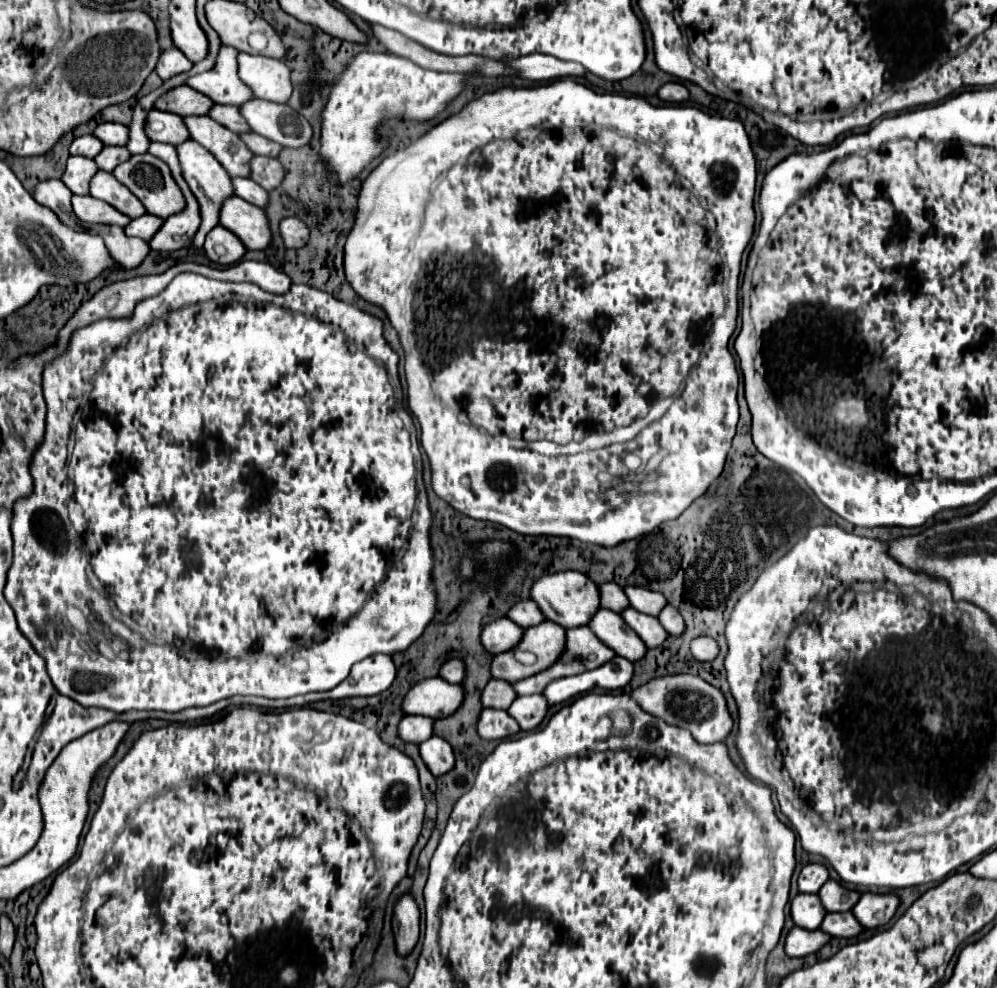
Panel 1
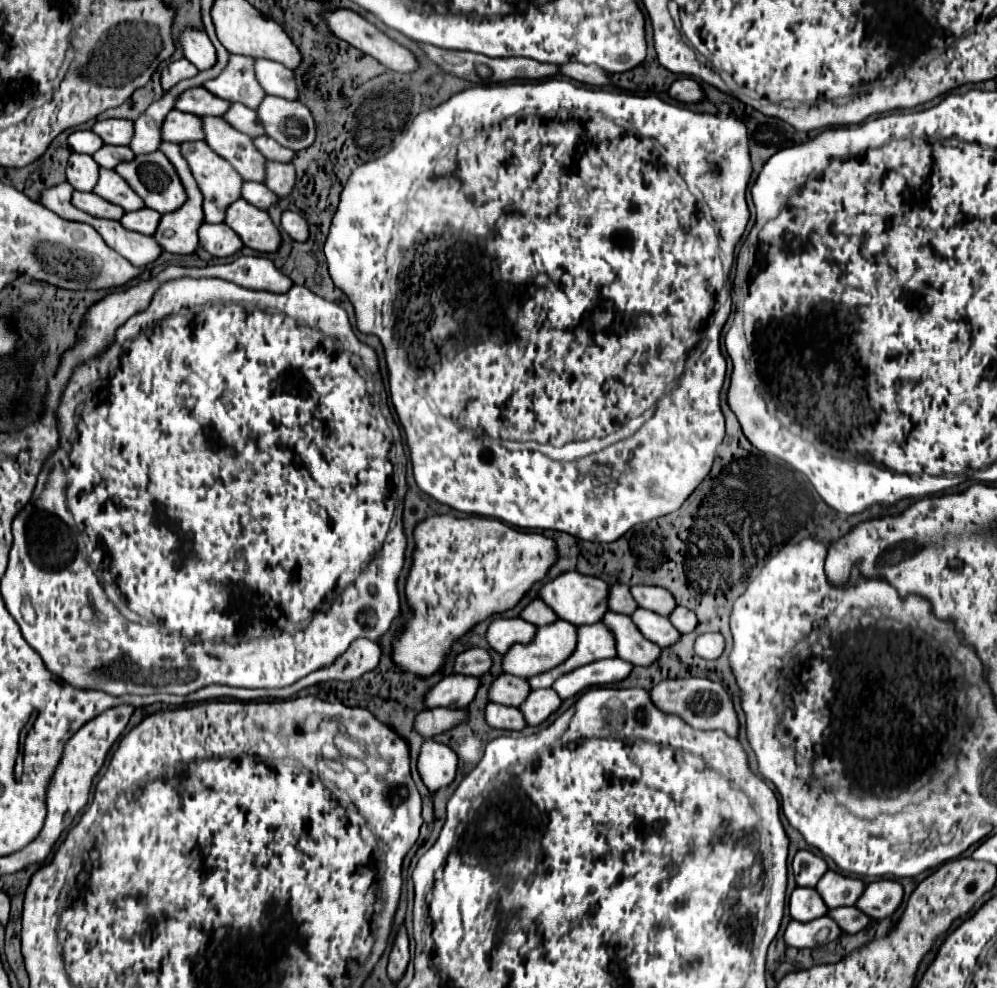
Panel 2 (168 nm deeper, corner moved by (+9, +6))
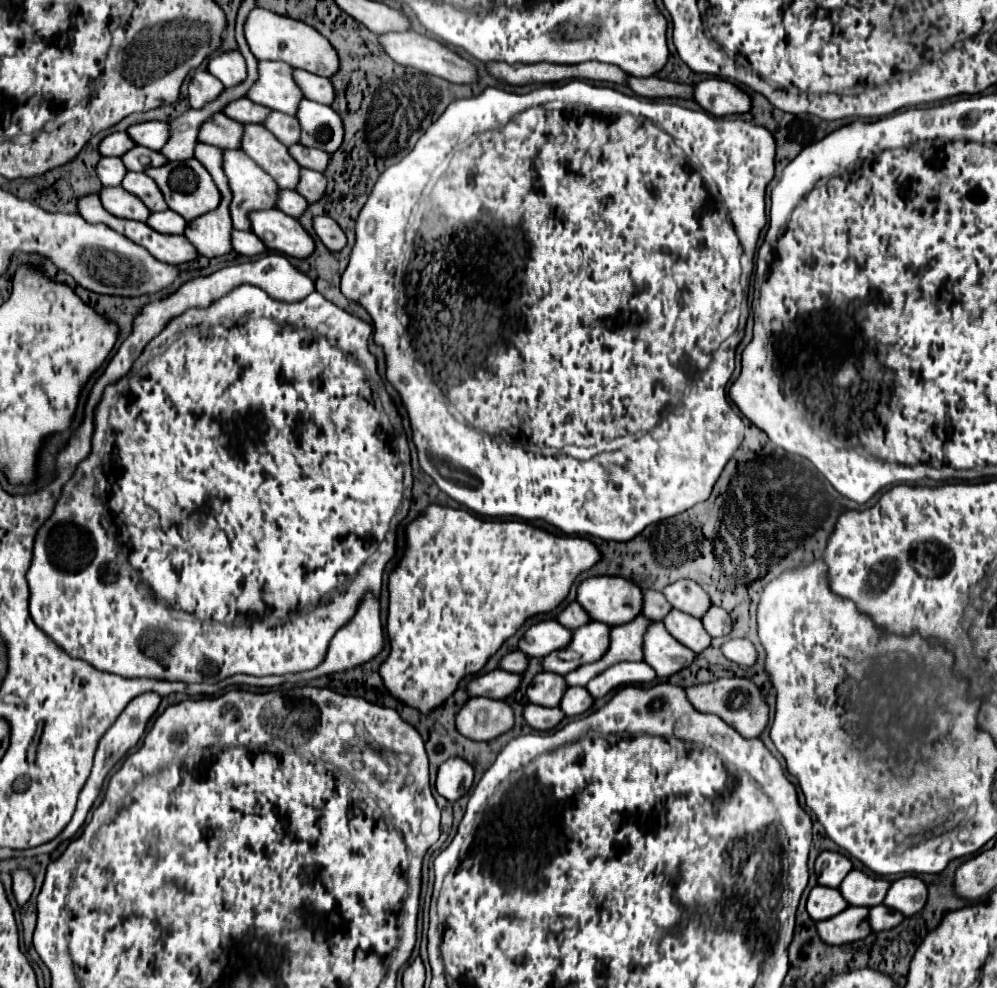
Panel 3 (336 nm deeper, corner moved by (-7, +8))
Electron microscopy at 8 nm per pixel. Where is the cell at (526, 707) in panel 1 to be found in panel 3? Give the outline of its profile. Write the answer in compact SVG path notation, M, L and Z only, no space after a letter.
M576 686L576 688L568 688L568 692L564 694L564 700L560 702L560 708L566 716L574 718L584 714L592 704L594 704L594 698L590 696L590 692L586 688Z

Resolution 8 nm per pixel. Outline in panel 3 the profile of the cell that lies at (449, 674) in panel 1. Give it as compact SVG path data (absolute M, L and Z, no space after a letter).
M516 650L516 652L506 654L506 656L500 660L500 668L508 670L508 672L518 672L518 674L522 674L522 672L528 668L528 660L530 660L530 658L528 658L524 652Z

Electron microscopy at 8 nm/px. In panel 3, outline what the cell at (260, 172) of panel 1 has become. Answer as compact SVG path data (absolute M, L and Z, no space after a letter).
M302 170L300 184L298 184L296 190L308 200L308 204L314 204L314 202L318 202L318 200L324 196L324 192L326 192L326 176L320 174L320 172Z

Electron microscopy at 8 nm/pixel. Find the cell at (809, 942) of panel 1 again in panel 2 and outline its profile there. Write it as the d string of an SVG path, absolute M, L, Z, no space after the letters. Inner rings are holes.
M822 916L822 918L816 918L812 922L796 922L792 920L786 928L786 934L784 934L784 942L792 948L814 948L818 944L824 944L824 942L832 942L836 940L838 936L842 934L842 930L836 926L836 922L832 922L828 916ZM828 930L828 938L820 938L820 942L816 942L818 934L820 932L826 932Z

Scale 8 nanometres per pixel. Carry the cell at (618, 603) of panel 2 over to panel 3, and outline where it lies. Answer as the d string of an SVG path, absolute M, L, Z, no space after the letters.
M646 590L644 592L644 608L642 614L650 620L664 620L664 616L672 610L672 604L662 596L662 592Z

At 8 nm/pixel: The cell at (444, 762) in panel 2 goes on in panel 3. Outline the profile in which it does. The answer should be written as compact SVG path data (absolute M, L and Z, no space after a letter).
M450 758L438 768L436 790L446 800L454 802L464 796L474 782L474 768L462 758Z

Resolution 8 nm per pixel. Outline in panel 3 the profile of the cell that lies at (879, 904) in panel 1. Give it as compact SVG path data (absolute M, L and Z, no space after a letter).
M902 876L890 886L884 898L884 906L898 910L904 916L914 916L924 908L926 898L928 898L928 888L918 876Z

